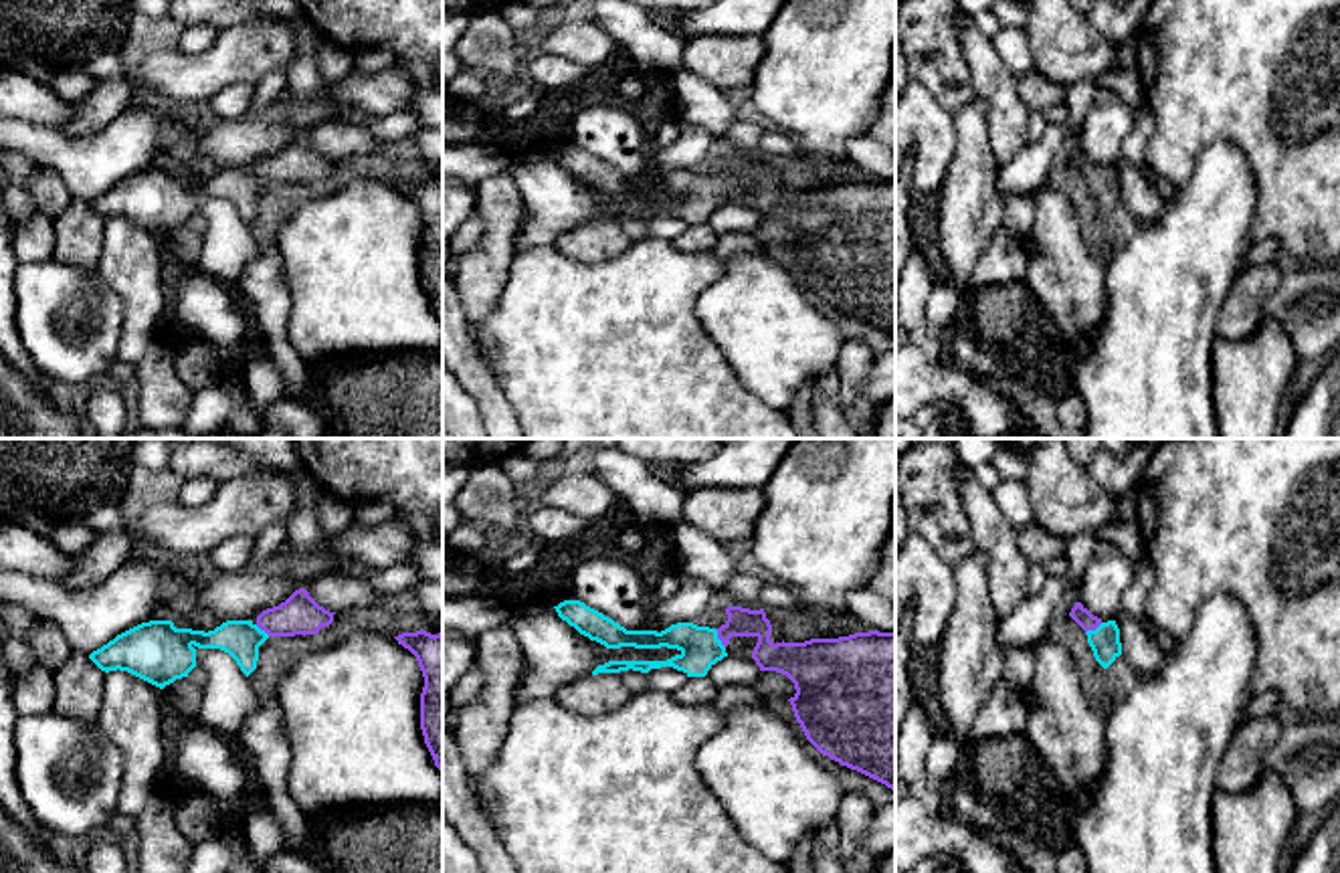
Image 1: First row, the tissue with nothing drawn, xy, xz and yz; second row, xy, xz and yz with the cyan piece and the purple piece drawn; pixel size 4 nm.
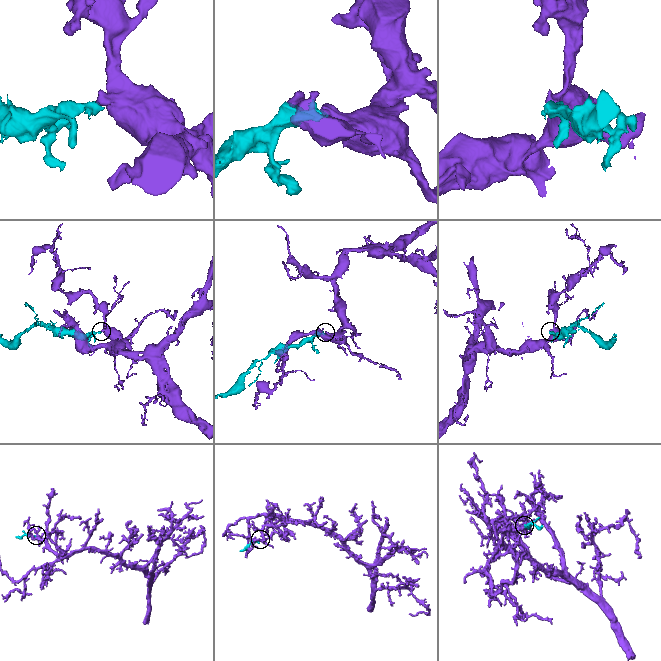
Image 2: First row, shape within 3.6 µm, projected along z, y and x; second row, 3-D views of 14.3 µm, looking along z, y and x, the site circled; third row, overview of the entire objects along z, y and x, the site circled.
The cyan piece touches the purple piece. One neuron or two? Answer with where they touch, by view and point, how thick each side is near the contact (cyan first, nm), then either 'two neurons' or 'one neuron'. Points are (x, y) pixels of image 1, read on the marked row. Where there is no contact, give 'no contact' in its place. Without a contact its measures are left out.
xz (718, 639) | 160/110 nm | one neuron

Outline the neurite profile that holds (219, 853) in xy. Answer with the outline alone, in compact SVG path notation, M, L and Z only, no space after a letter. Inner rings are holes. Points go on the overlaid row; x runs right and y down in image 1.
M218 835L194 845L186 873L230 873L238 861L253 863L241 843Z

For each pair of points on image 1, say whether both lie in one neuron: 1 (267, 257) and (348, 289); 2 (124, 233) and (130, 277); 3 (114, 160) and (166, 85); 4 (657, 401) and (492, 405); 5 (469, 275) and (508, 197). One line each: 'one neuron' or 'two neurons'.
1: two neurons
2: one neuron
3: two neurons
4: two neurons
5: one neuron

